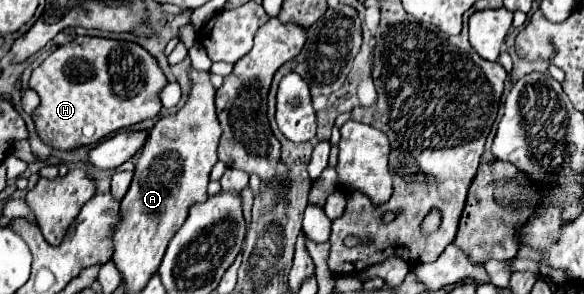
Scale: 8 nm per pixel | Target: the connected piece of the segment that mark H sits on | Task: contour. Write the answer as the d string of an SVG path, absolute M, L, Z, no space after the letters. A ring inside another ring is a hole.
M76 37L74 41L54 49L34 71L28 87L40 95L40 105L32 113L32 121L38 137L58 151L76 151L84 145L94 145L104 137L132 127L144 119L154 119L160 109L160 89L166 85L166 77L160 71L156 59L136 43L102 39L102 37Z

